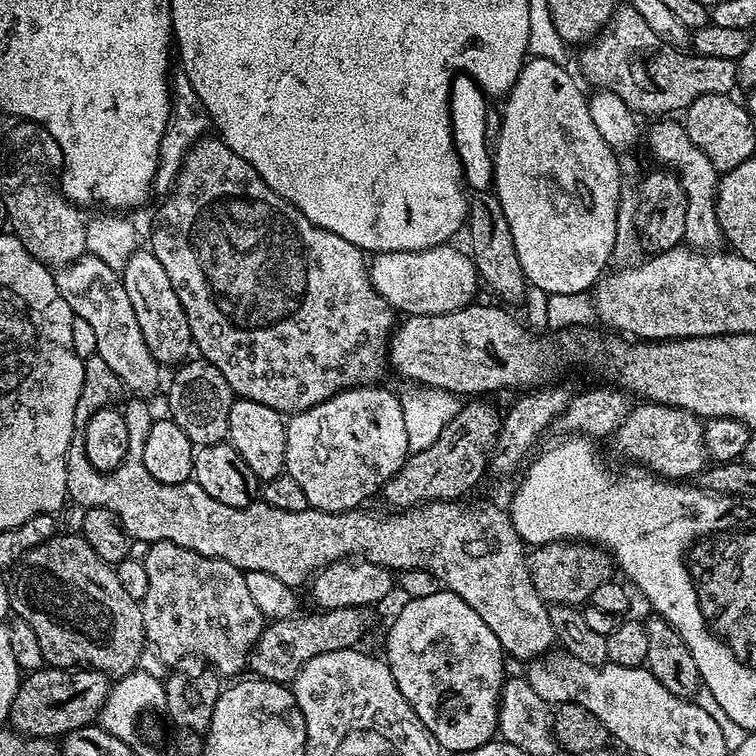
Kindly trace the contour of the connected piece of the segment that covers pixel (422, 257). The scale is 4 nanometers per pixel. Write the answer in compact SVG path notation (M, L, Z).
M451 243L426 250L377 252L371 257L368 276L374 290L397 313L409 316L433 316L462 310L477 299L478 275L467 251L459 252Z

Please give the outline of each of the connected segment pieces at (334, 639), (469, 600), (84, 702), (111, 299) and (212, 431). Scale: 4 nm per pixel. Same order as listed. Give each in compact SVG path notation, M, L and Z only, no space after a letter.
M371 607L325 608L312 610L309 616L297 614L284 620L265 623L258 642L248 655L248 668L253 677L262 680L273 680L275 684L287 685L296 679L298 670L310 658L318 658L318 654L330 654L330 650L346 650L355 648L360 638L372 624Z
M132 404L129 408L125 407L123 409L123 414L126 418L126 434L130 434L130 446L126 450L124 461L112 472L100 472L88 460L80 460L80 464L76 464L74 463L74 458L68 456L66 458L66 486L68 487L68 500L71 503L81 504L84 508L105 508L106 510L110 510L110 514L114 514L120 519L122 526L127 530L129 537L133 541L147 540L149 544L162 542L163 540L174 542L178 546L186 546L203 556L213 556L219 560L230 562L243 573L265 571L272 580L281 580L281 582L289 586L307 585L312 577L326 566L349 558L363 558L375 564L381 564L386 569L395 570L397 573L408 572L411 568L417 568L423 572L429 572L429 574L436 577L437 581L447 591L453 592L458 598L462 598L466 602L466 606L470 606L470 610L474 610L474 614L478 614L478 618L482 618L482 622L486 622L486 626L490 626L490 630L494 630L494 638L498 638L498 642L503 646L505 653L511 659L513 656L516 660L531 662L543 657L557 643L556 631L550 622L550 614L548 613L549 605L538 594L538 590L534 590L534 582L530 578L530 570L528 569L525 545L522 543L520 535L514 530L511 515L505 509L503 512L502 509L495 508L492 504L480 504L477 508L467 508L464 502L454 500L435 500L429 504L418 504L414 508L392 510L387 513L389 516L379 516L376 512L364 512L365 510L320 512L316 508L291 512L290 510L272 508L263 502L254 502L245 508L231 508L230 506L226 506L226 502L218 502L218 498L210 498L210 494L206 494L206 490L202 490L202 486L198 486L194 482L187 484L163 484L162 482L158 482L158 478L154 478L150 474L150 470L146 470L146 466L142 462L142 446L146 446L146 434L150 434L150 426L154 419L154 413L148 408L139 408L138 405Z
M45 666L37 672L27 673L20 681L20 689L12 703L10 724L15 731L28 736L62 738L67 732L89 727L99 717L102 706L110 691L110 680L105 673L94 672L91 668L53 668Z
M85 254L72 264L55 269L56 285L66 298L73 316L83 318L94 329L96 355L118 374L121 385L140 396L148 396L160 384L161 365L150 354L142 330L138 330L138 318L134 318L134 306L130 306L130 294L126 294L121 273L111 269L101 258Z
M203 358L189 359L173 372L176 373L168 384L167 415L178 426L182 426L186 438L190 438L193 446L205 448L211 444L225 443L230 430L230 406L234 399L232 387L226 378L222 378L220 371Z

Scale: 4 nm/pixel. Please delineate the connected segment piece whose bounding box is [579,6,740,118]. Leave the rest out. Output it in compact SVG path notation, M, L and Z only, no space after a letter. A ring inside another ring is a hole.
M627 6L617 7L616 13L610 18L610 22L604 27L604 31L596 37L595 40L591 41L587 46L581 47L580 52L580 68L584 71L584 76L589 80L590 83L596 84L597 89L613 92L618 94L618 98L622 98L622 102L626 102L626 106L630 106L633 112L637 114L643 114L652 116L651 118L660 118L665 114L676 114L676 111L686 110L690 107L693 102L698 98L702 98L706 94L722 94L723 96L729 95L733 90L732 87L737 87L738 81L740 79L740 70L735 60L727 60L726 58L710 58L709 56L698 56L695 54L689 54L687 56L687 51L673 48L672 45L662 42L662 38L658 38L658 34L654 34L654 30L650 30L650 26L646 26L646 22L643 21L642 16L638 14L638 10Z

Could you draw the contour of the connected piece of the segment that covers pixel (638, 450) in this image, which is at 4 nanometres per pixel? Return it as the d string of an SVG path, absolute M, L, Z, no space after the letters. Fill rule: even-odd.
M637 403L632 413L616 427L615 440L617 450L628 462L635 462L673 482L699 477L710 460L707 450L704 449L704 426L701 417L669 404Z

